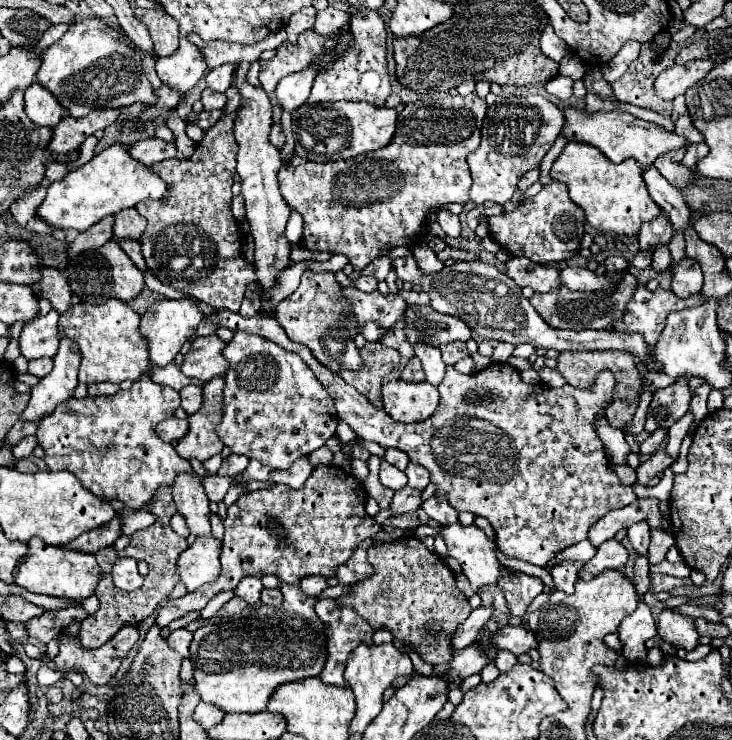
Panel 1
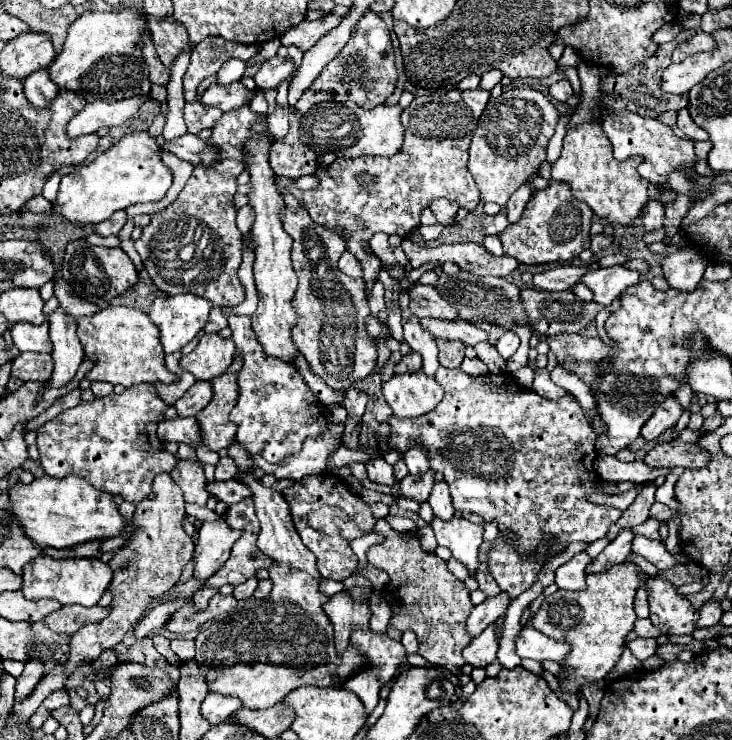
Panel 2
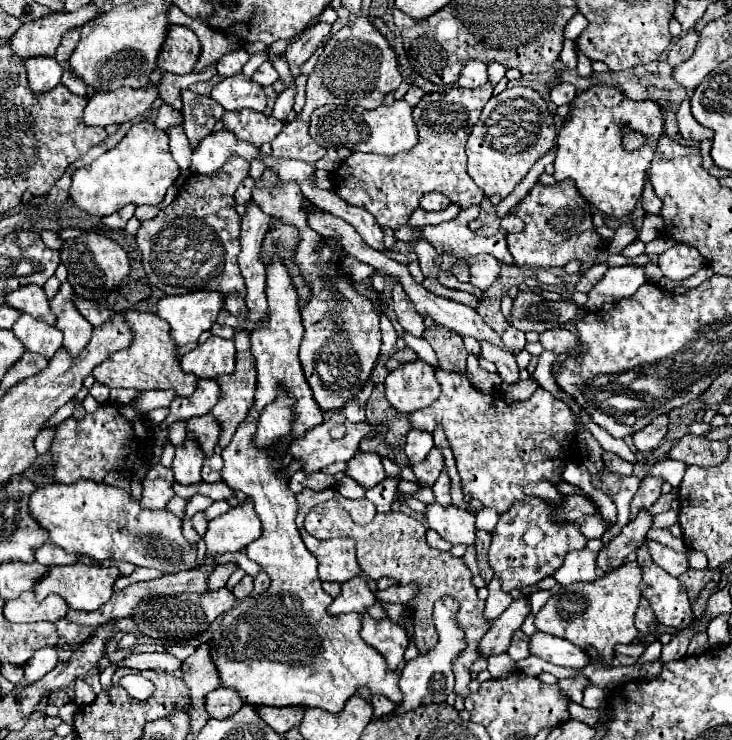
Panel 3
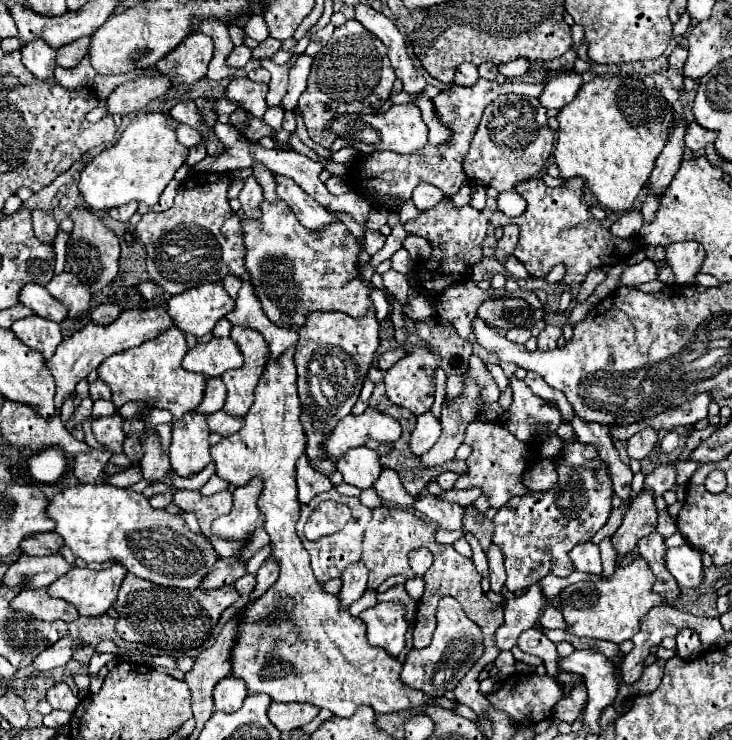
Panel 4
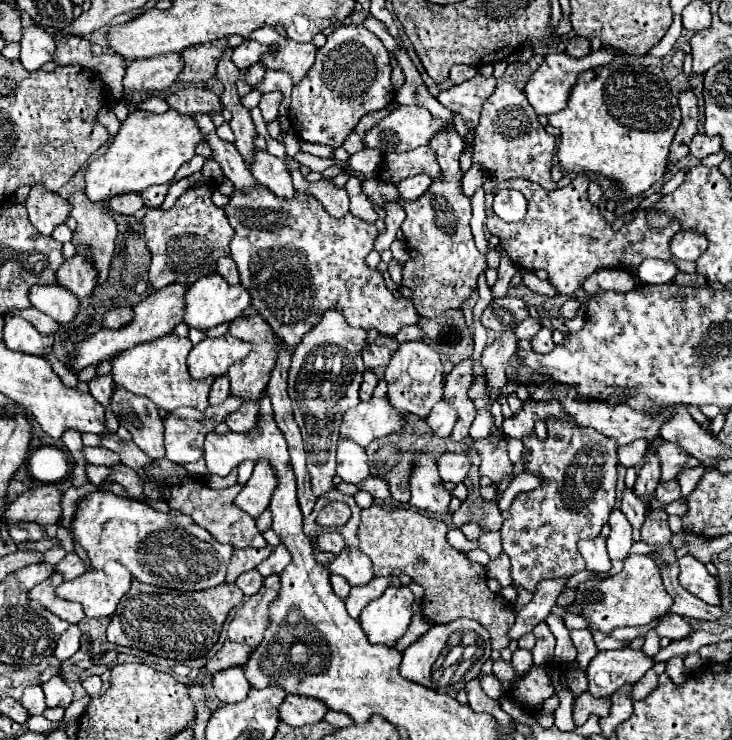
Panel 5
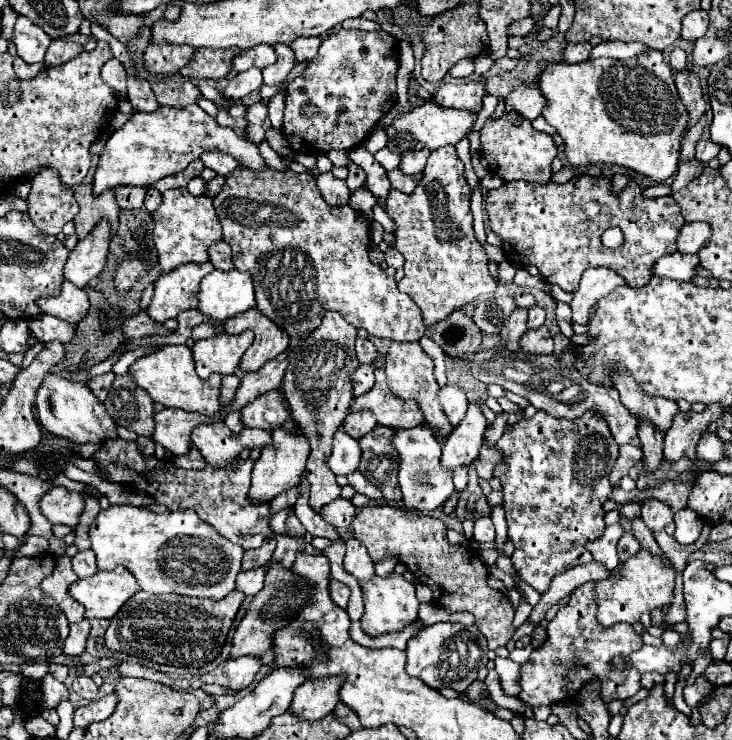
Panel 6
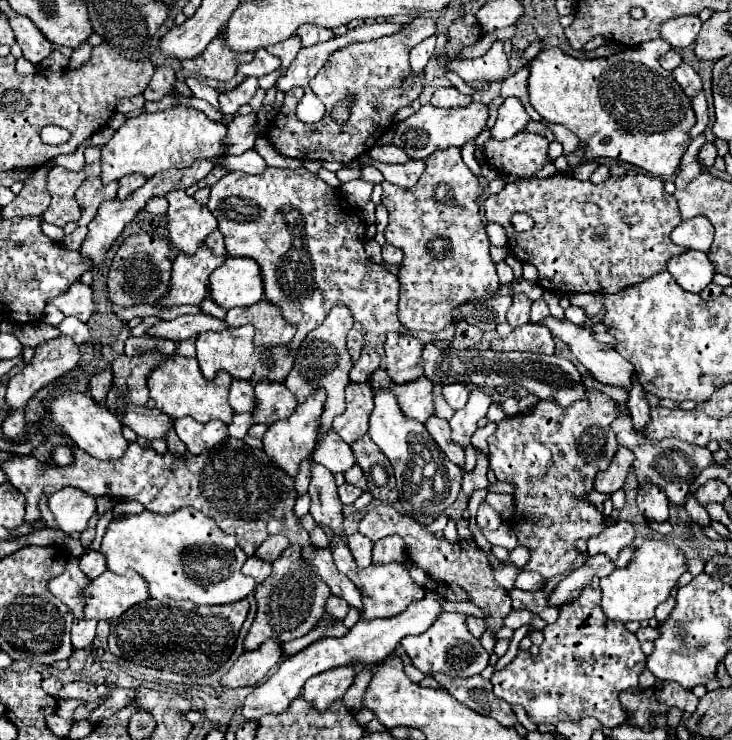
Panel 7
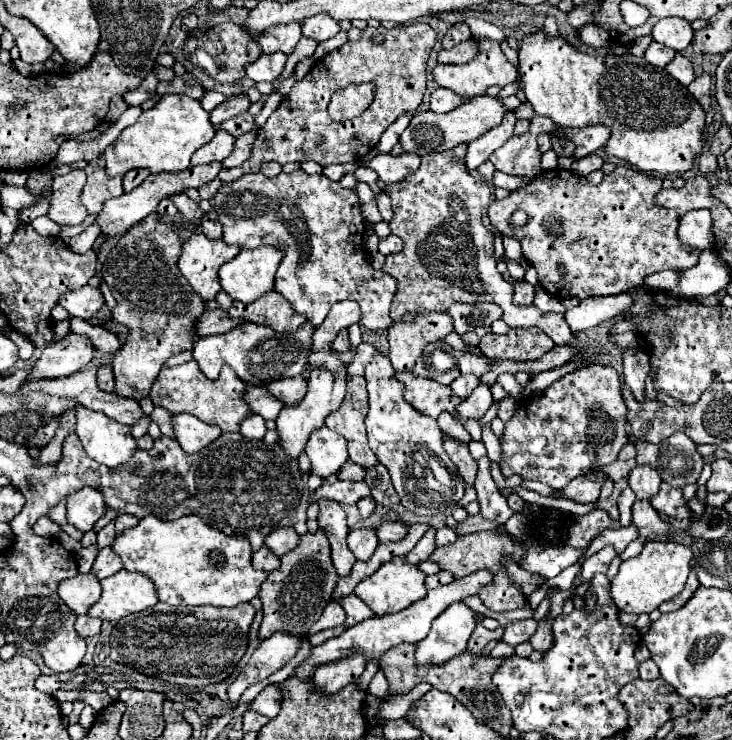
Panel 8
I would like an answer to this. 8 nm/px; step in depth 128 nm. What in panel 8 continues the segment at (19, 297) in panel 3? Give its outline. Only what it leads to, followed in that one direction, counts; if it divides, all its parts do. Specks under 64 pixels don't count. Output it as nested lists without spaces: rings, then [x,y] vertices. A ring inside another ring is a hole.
[[[82,286],[78,290],[72,290],[72,292],[64,294],[64,296],[60,296],[58,304],[64,306],[70,312],[70,316],[90,320],[102,308],[104,296],[102,296],[102,292],[98,288]]]

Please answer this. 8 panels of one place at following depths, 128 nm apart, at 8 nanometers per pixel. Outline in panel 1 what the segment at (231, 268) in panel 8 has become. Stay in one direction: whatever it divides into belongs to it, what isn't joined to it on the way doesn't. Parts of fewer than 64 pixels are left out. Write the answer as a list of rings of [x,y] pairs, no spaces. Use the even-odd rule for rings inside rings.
[[[186,298],[182,300],[160,300],[152,304],[146,314],[140,320],[140,336],[146,340],[150,364],[152,366],[166,366],[174,360],[174,356],[180,352],[182,344],[192,336],[202,322],[202,312]]]

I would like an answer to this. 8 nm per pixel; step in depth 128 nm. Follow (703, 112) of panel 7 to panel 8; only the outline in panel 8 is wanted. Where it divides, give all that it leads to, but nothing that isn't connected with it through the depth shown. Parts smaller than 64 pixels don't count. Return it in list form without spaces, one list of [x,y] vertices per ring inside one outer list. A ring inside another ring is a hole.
[[[702,74],[698,76],[690,86],[688,86],[690,94],[700,102],[700,106],[704,108],[704,112],[710,112],[710,76]]]

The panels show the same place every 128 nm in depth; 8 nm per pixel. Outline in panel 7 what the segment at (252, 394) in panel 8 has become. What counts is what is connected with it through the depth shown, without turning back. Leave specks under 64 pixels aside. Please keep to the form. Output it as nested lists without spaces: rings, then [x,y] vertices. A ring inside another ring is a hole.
[[[234,380],[230,384],[230,394],[228,394],[228,404],[236,410],[236,412],[252,412],[252,404],[254,404],[254,386],[246,380]]]

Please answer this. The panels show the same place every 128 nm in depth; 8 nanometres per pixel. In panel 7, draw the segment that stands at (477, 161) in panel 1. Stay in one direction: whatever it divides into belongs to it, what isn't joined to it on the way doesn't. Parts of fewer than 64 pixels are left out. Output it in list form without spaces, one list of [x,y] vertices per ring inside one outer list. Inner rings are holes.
[[[526,130],[508,140],[486,140],[484,160],[490,162],[500,174],[512,174],[520,178],[532,178],[550,162],[548,140],[540,134]]]

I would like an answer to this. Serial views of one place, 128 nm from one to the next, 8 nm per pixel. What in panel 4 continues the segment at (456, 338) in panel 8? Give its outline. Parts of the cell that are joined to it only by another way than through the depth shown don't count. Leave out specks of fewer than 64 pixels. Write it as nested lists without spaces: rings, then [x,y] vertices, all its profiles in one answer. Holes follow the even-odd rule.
[[[282,200],[274,204],[262,202],[260,212],[262,216],[258,220],[242,220],[244,246],[246,246],[244,260],[246,260],[246,270],[256,288],[256,294],[262,302],[262,308],[272,322],[276,322],[278,326],[290,326],[290,324],[302,326],[306,314],[314,310],[340,310],[354,318],[366,314],[372,302],[368,298],[368,286],[364,284],[358,272],[360,246],[342,222],[330,224],[322,232],[308,230],[296,220],[294,212]],[[366,230],[364,234],[366,234],[364,236],[364,246],[366,246],[368,254],[376,254],[384,246],[386,236],[382,232],[376,232],[376,230]],[[196,412],[184,414],[180,422],[172,424],[172,442],[170,442],[172,470],[182,478],[190,478],[198,474],[210,460],[212,456],[208,444],[206,416]]]

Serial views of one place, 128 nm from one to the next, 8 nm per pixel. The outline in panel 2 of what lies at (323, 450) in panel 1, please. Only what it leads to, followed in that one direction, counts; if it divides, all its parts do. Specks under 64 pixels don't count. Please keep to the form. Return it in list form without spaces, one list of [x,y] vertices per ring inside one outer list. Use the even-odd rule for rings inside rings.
[[[342,446],[331,454],[327,461],[327,466],[341,468],[345,465],[350,465],[352,462],[366,463],[367,461],[368,456],[360,448],[349,449]]]

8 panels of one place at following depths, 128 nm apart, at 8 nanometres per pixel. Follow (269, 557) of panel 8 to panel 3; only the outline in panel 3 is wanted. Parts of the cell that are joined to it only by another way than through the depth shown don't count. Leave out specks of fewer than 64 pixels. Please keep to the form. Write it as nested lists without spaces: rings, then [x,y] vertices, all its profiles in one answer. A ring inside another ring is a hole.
[[[244,576],[236,586],[234,586],[234,590],[232,590],[232,594],[236,596],[236,598],[246,598],[250,592],[252,592],[252,588],[254,588],[254,582],[252,582],[252,578],[250,576]]]

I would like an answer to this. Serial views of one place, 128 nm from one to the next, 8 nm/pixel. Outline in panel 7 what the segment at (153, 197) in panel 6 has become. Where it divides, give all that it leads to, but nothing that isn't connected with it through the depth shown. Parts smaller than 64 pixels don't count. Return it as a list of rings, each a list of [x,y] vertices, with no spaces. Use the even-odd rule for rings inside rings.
[[[154,198],[154,200],[148,200],[148,204],[146,204],[146,212],[150,212],[150,214],[166,214],[166,210],[168,210],[168,206],[166,206],[168,202],[166,202],[166,198]]]

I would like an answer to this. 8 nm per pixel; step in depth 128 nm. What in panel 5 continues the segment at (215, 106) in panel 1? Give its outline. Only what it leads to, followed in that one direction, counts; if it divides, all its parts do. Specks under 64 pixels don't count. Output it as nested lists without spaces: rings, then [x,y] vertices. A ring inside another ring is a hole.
[[[266,70],[266,76],[262,80],[260,86],[256,86],[258,92],[262,94],[268,94],[268,92],[274,92],[274,90],[280,90],[284,94],[282,102],[283,116],[288,115],[289,104],[291,101],[291,94],[293,90],[292,80],[286,72],[276,72],[276,70]],[[299,140],[299,146],[301,152],[309,153],[322,158],[334,158],[333,148],[330,146],[306,142],[303,140]]]

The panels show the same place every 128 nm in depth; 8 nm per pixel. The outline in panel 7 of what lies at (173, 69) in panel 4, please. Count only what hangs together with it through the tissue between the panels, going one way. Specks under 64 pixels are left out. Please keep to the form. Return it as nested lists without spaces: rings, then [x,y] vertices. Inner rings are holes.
[[[220,36],[214,38],[206,50],[190,62],[190,68],[194,68],[198,74],[214,80],[230,80],[236,74],[236,66],[242,62],[250,62],[254,58],[252,52],[232,52],[228,50]]]

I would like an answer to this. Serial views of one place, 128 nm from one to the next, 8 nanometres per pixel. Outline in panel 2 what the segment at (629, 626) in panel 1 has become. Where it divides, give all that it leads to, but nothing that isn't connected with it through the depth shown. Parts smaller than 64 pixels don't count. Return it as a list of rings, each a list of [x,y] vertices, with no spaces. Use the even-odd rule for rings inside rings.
[[[638,618],[634,622],[634,632],[640,638],[658,638],[660,636],[660,632],[652,626],[652,622],[648,618]]]

